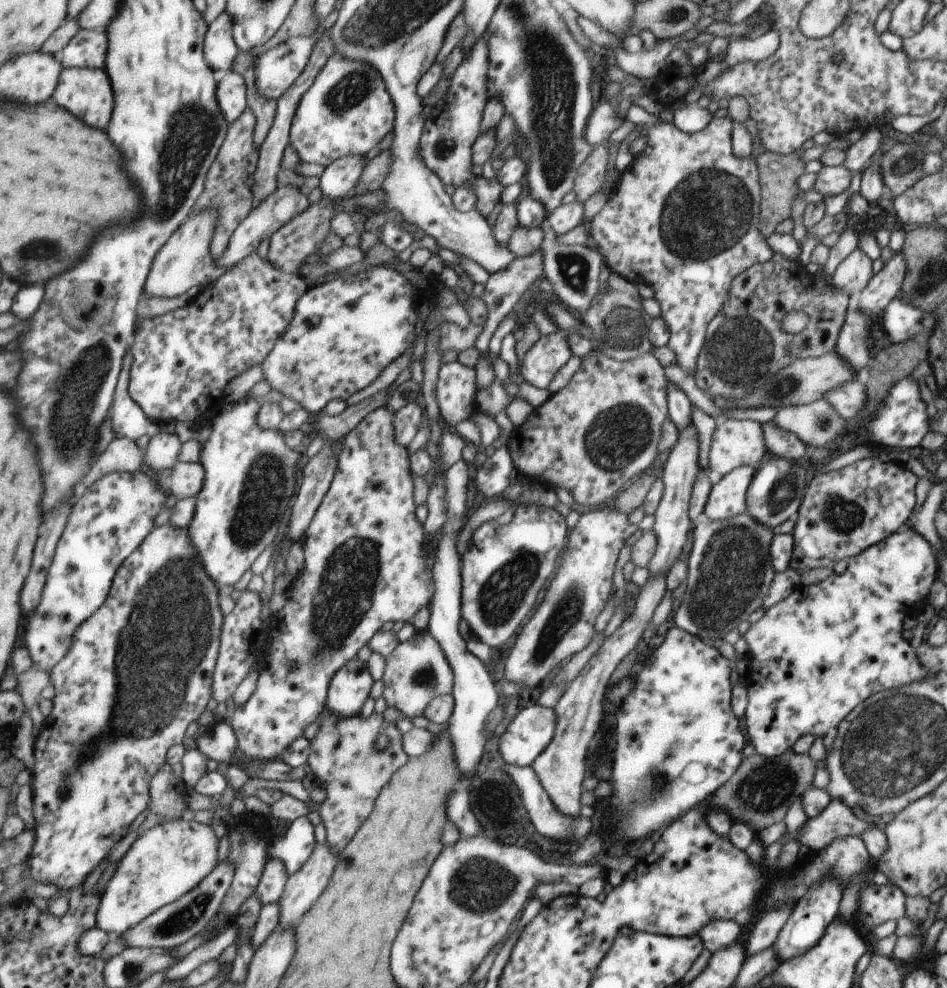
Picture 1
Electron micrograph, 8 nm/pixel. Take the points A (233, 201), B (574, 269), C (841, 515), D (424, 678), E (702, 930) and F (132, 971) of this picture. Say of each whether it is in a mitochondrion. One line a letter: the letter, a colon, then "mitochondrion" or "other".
A: other
B: mitochondrion
C: mitochondrion
D: mitochondrion
E: other
F: mitochondrion

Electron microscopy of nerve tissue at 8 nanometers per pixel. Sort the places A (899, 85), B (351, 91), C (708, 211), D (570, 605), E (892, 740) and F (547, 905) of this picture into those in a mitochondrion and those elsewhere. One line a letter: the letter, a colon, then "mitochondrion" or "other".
A: other
B: mitochondrion
C: mitochondrion
D: mitochondrion
E: mitochondrion
F: other

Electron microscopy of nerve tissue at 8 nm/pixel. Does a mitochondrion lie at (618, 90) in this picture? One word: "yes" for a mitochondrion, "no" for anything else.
no

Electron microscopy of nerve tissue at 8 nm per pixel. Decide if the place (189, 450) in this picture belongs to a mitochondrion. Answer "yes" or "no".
no

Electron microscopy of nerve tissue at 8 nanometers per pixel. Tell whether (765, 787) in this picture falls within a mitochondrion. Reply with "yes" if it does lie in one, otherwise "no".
yes

